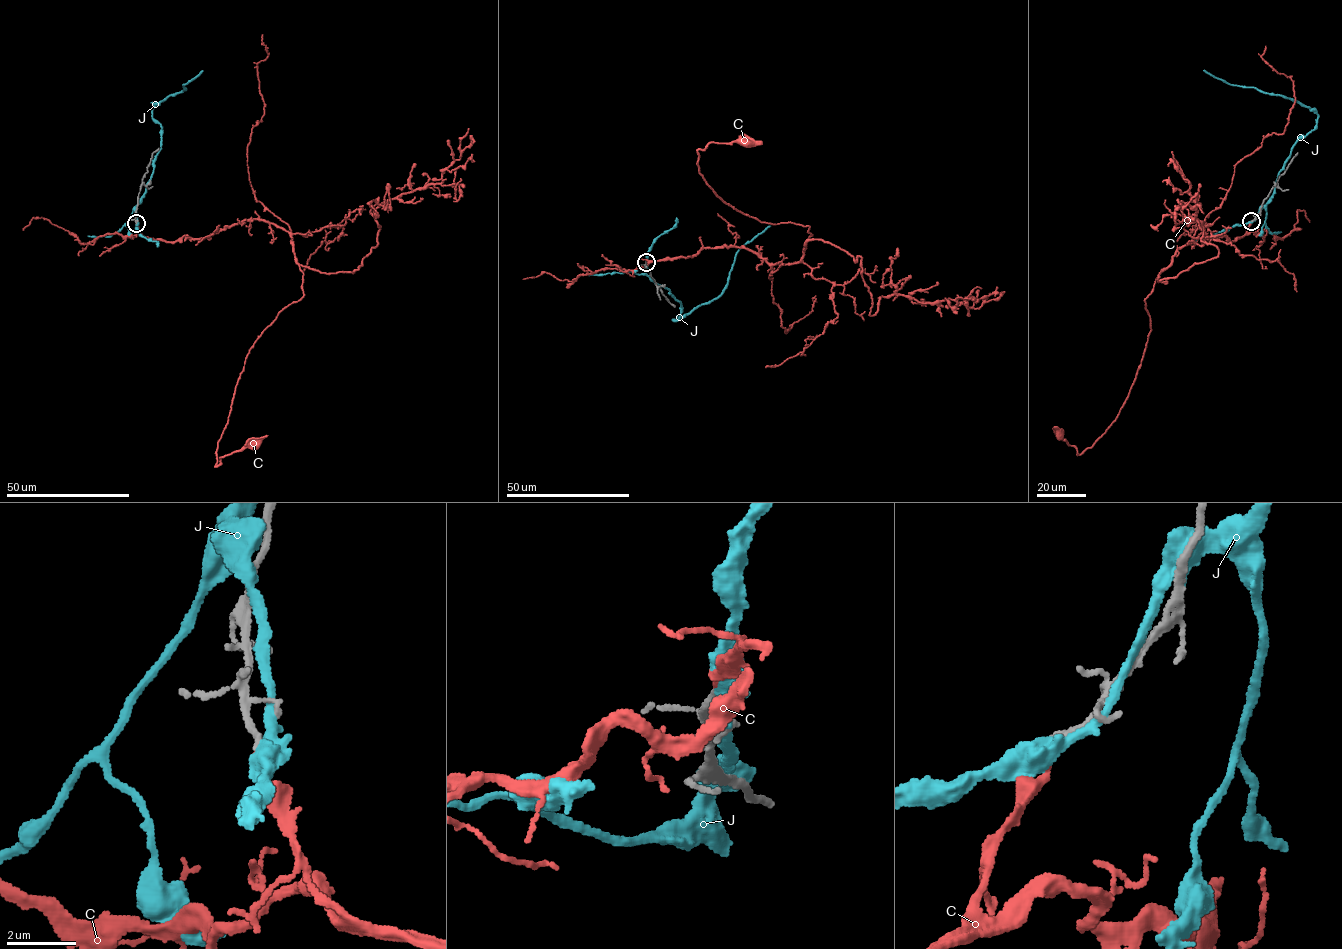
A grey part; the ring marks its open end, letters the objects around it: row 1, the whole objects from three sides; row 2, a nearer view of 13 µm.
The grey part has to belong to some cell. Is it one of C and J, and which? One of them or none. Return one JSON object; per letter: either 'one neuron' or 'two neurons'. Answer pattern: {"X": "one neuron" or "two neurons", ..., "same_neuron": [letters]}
{"C": "one neuron", "J": "two neurons", "same_neuron": ["C"]}

